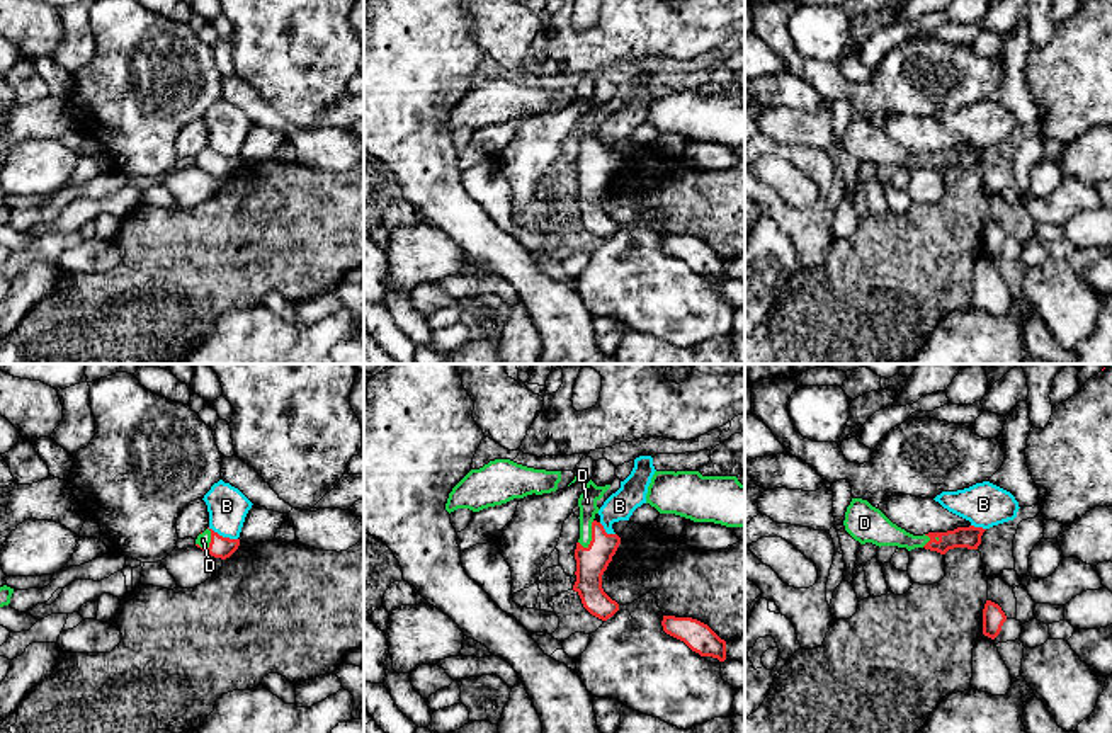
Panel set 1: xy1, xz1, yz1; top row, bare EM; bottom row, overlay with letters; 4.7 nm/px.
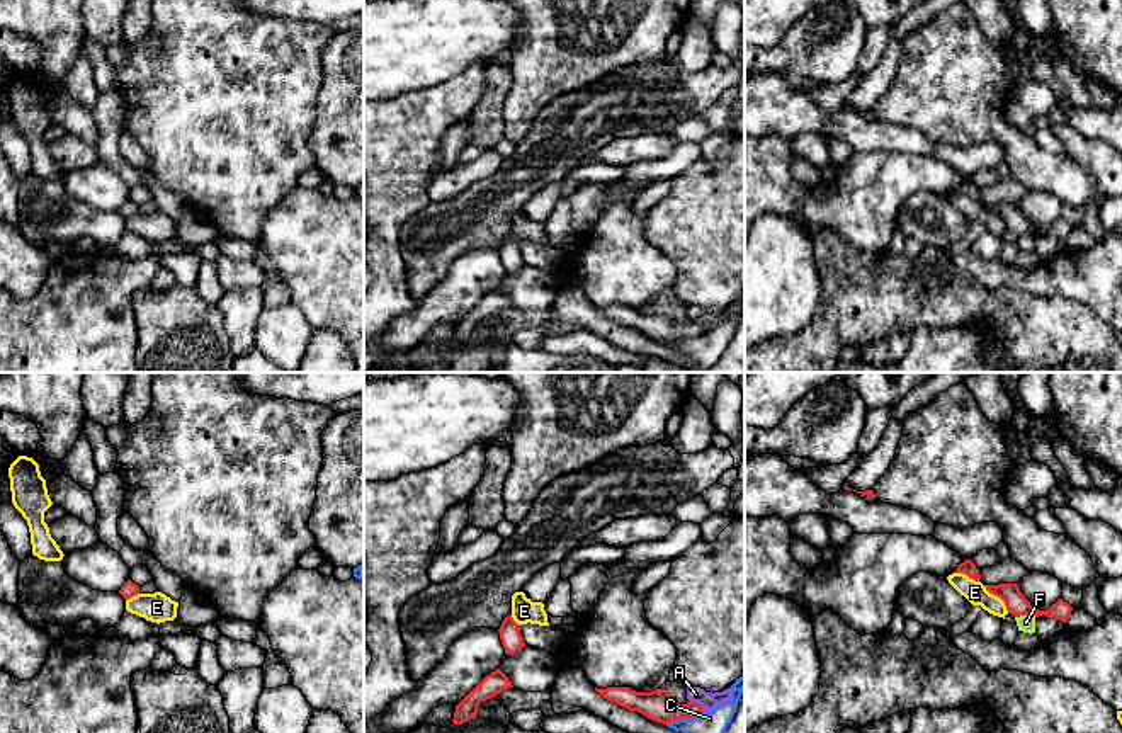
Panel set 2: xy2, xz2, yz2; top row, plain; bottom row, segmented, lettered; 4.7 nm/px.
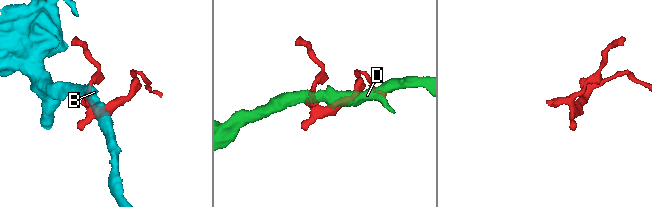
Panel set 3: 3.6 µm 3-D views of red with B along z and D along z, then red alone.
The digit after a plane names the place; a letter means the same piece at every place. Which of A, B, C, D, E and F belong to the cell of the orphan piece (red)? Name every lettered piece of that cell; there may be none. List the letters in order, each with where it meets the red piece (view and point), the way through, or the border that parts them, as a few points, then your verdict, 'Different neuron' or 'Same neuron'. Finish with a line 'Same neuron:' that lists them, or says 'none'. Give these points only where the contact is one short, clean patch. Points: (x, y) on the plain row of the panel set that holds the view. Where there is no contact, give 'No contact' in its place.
A: Touches red at xz2 (696, 322). Boundary: xz2 (689, 318), (706, 330). Different neuron
B: Touches red at xy1 (221, 155). Different neuron
C: Touches red at xz2 (685, 337). Boundary: xz2 (704, 330), (694, 337), (672, 339), (667, 344). Different neuron
D: Touches red at xz1 (592, 153). Path across: xz1 (592, 181), (592, 153), (587, 143), (587, 121). Same neuron
E: Touches red at yz2 (998, 215). Boundary: yz2 (983, 204), (1008, 230). Different neuron
F: Touches red at yz2 (1025, 233). Boundary: yz2 (1036, 235), (1015, 237). Different neuron
Same neuron: D

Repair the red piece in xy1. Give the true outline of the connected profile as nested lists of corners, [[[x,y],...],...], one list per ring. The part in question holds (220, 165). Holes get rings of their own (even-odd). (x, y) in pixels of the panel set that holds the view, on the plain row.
[[[207,146],[197,155],[196,165],[214,177],[226,179],[238,168],[240,158],[223,156]]]

